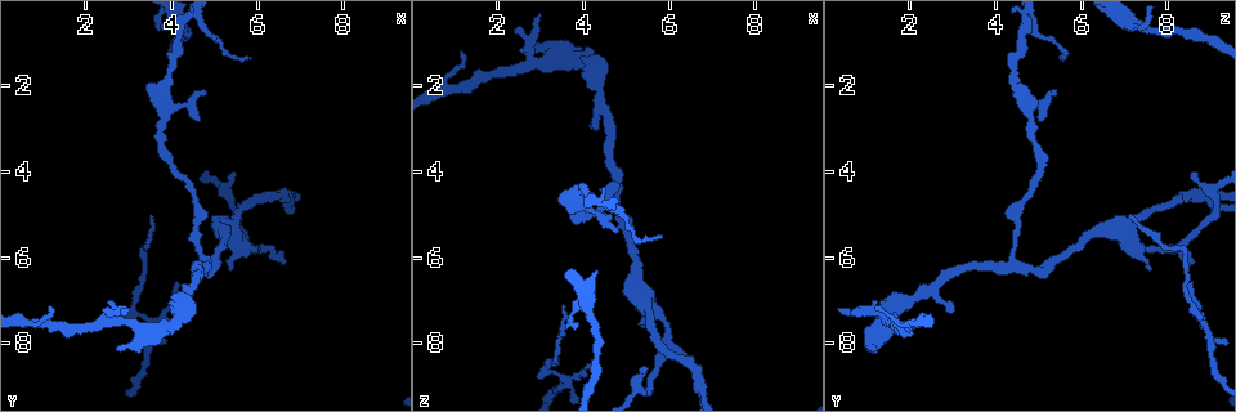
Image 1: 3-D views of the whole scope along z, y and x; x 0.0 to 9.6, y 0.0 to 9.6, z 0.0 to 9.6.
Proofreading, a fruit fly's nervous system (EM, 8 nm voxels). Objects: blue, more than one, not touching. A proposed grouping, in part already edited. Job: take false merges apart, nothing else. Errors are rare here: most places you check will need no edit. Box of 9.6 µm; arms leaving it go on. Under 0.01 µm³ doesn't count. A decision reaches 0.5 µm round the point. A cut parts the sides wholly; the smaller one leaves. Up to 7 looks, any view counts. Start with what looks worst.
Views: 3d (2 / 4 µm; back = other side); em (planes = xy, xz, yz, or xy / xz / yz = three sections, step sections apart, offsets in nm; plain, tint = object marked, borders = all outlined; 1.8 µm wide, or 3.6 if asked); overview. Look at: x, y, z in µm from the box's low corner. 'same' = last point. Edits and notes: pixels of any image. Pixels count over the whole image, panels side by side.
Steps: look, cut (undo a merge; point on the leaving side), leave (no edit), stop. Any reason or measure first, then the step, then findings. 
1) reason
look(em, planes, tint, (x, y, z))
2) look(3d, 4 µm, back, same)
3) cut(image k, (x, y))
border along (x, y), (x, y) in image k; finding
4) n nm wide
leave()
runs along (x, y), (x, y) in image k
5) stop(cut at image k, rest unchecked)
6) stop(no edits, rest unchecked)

sharp bend
look(3d, 4 µm, back, (4.80, 6.20, 4.40))

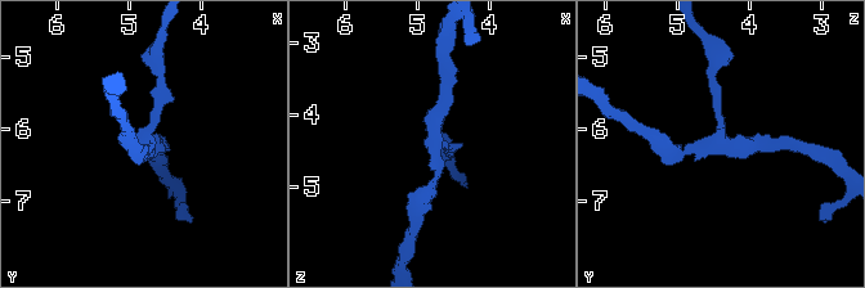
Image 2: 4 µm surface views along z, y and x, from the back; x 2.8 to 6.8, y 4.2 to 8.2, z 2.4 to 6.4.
shape alone is not enough
look(em, planes, tint, (4.80, 6.15, 4.35))

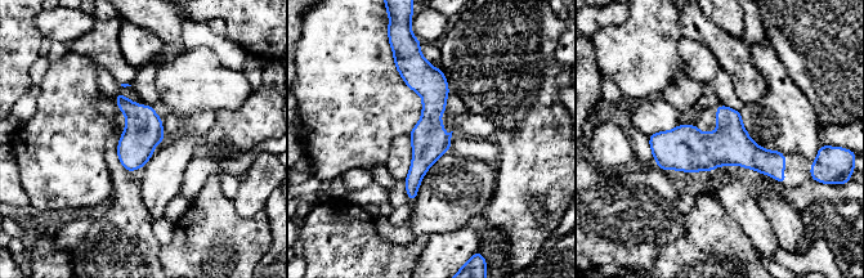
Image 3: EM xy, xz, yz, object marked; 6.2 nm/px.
3 arms
leave()
runs along (652, 139), (741, 149), (783, 179) in image 3; continuous, no second neuron

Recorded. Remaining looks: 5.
abrupt turn
look(3d, 4 µm, (3.35, 5.90, 8.40))

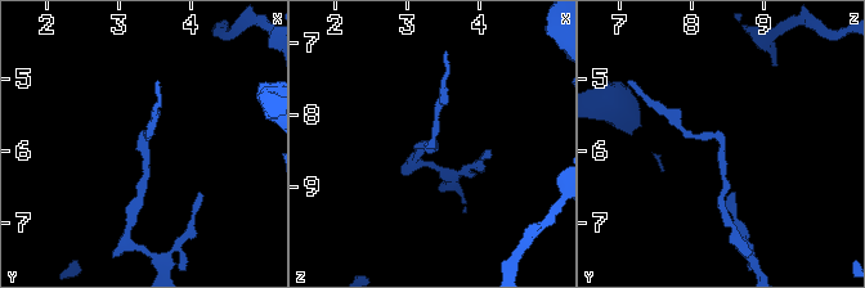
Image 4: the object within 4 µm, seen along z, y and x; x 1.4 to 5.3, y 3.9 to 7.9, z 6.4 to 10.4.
look(em, xz, step 8, tint, (3.30, 5.95, 8.45))

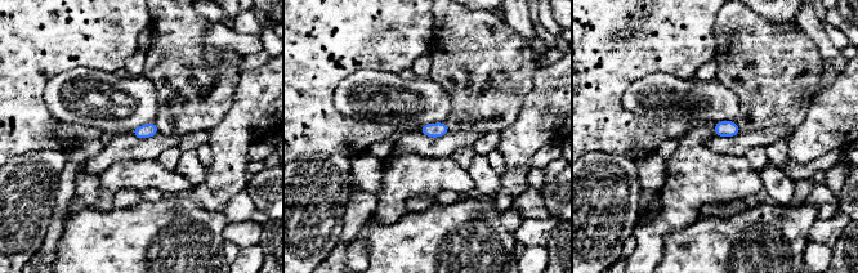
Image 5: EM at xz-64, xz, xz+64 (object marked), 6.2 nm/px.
look(em, planes, tint, same)

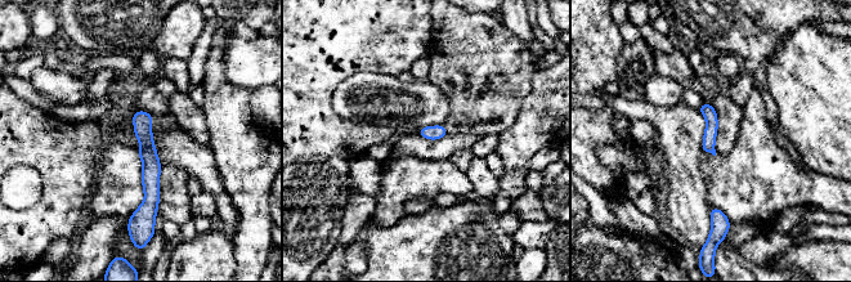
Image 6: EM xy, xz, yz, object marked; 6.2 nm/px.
80 nm wide
leave()
one neuron here

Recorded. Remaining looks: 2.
look(3d, 4 µm, (3.55, 7.70, 1.35))

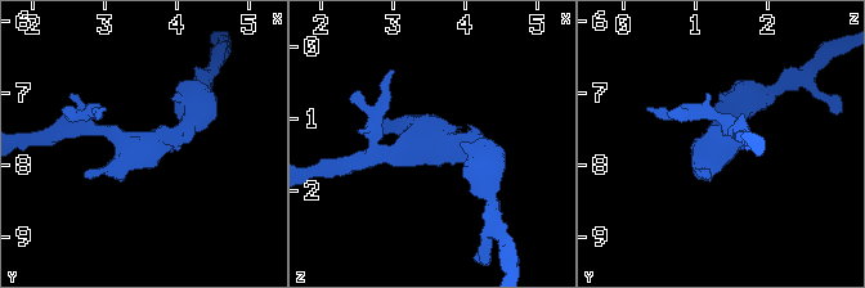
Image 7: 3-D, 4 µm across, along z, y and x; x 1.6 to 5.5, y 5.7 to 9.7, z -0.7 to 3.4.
look(em, planes, tint, (3.65, 7.70, 1.30))

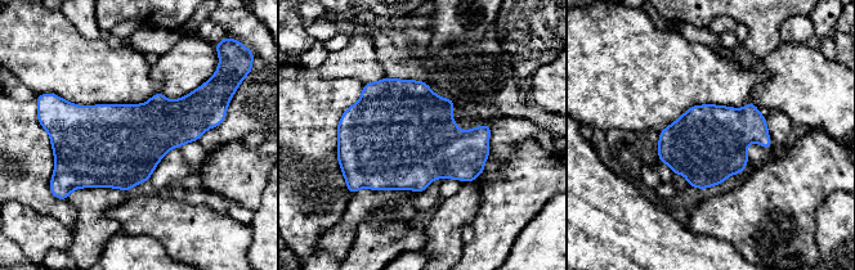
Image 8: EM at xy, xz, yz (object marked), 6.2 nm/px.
leave()
all the same neuron

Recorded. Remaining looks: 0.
stop(no edits, rest unchecked)

